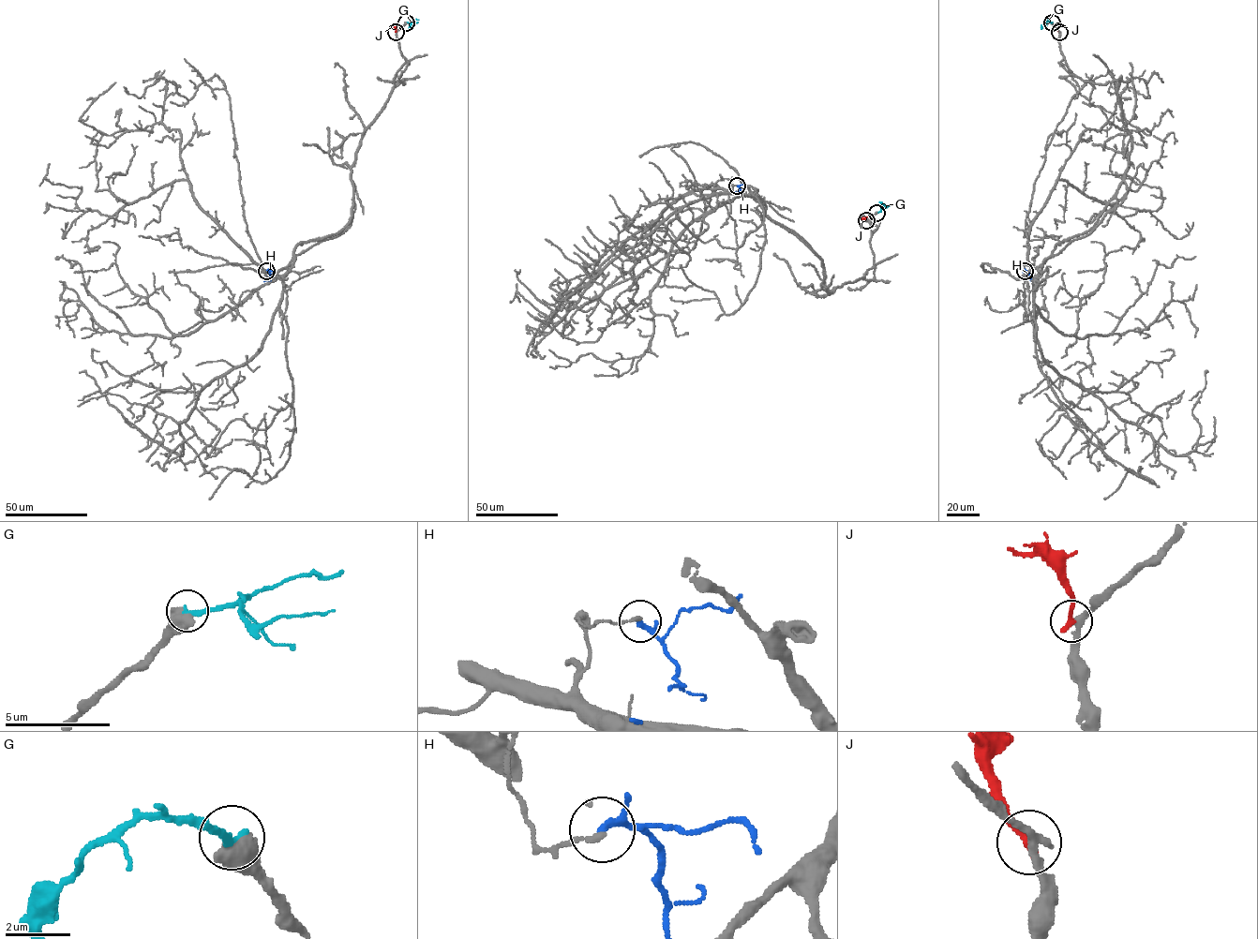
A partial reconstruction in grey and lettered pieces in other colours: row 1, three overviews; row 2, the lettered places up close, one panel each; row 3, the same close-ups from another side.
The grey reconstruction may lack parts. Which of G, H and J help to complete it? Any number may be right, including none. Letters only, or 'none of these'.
none of these

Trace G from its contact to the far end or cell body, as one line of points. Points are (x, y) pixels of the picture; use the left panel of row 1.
G: (406, 22), (417, 22)

